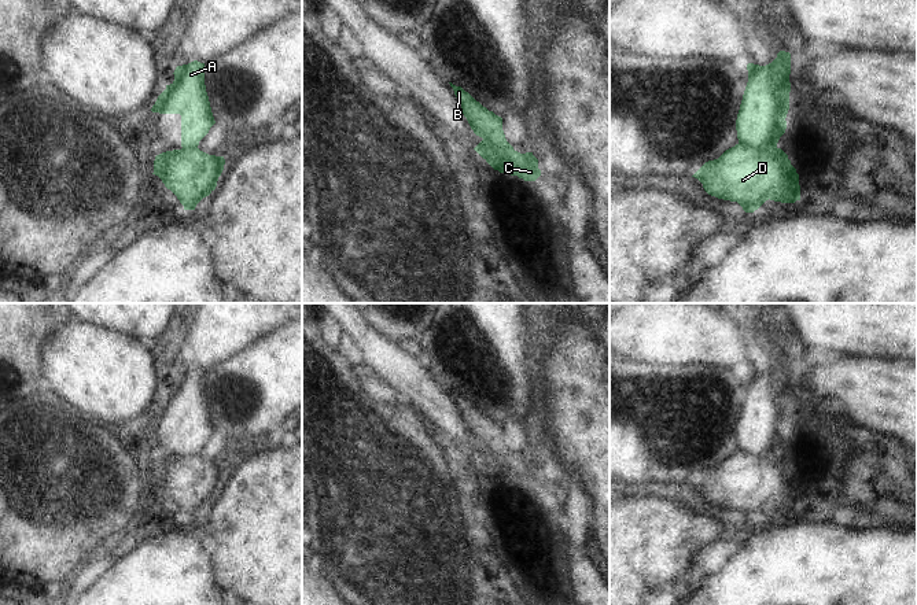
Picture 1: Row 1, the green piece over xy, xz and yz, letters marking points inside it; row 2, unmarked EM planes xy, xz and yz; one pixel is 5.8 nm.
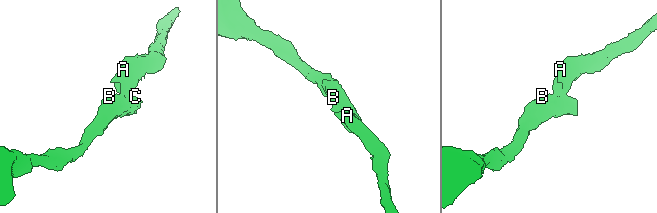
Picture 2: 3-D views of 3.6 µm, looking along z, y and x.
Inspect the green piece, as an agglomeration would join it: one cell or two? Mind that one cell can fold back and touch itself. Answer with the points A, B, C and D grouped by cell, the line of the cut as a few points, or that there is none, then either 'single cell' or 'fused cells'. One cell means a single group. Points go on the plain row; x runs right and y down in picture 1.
A / B C D | yz (739, 449), (755, 456), (776, 454) | fused cells

